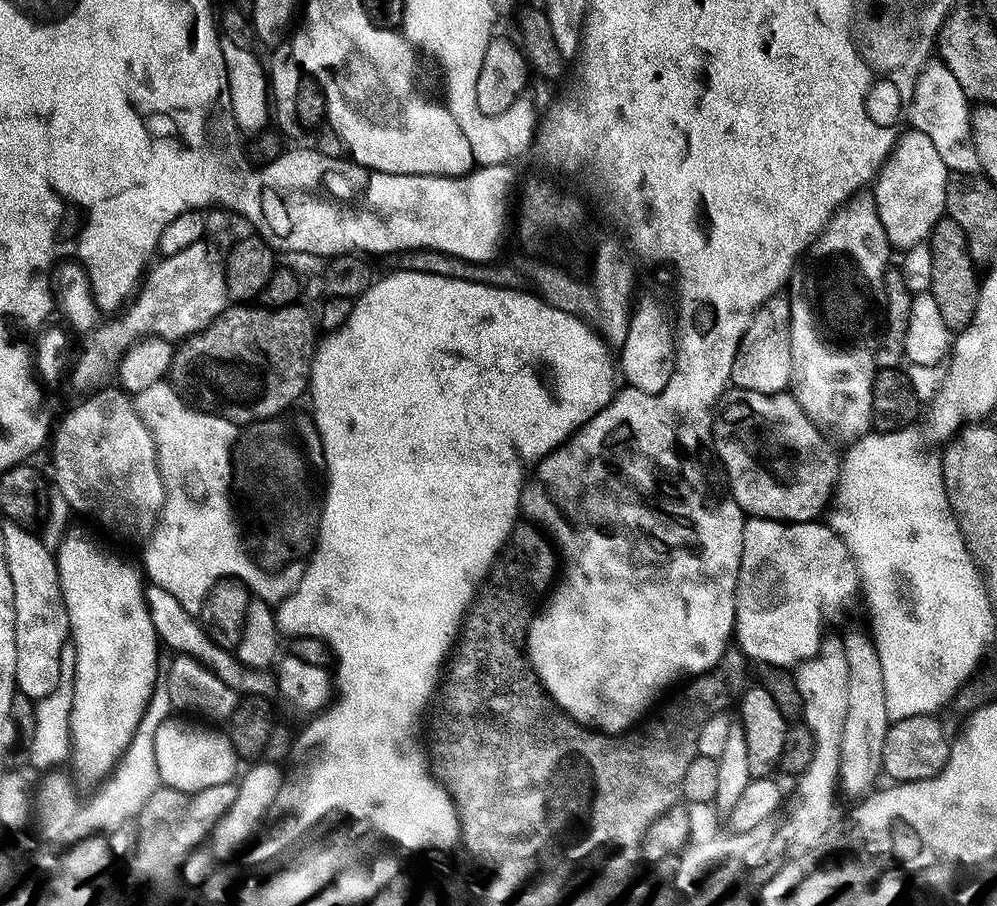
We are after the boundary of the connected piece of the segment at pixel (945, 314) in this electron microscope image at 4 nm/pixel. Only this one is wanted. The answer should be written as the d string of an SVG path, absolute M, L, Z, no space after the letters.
M943 215L932 228L932 235L928 237L926 243L933 256L933 278L930 291L934 302L938 302L942 322L946 322L946 326L950 329L962 329L967 326L975 312L978 289L978 274L976 276L978 268L968 253L967 238L951 217Z

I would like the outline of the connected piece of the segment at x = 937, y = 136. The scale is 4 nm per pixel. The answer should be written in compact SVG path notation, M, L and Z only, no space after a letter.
M938 60L929 61L920 72L915 94L906 108L906 116L913 123L913 129L924 132L933 142L934 148L940 150L942 162L945 162L949 170L955 168L959 175L970 176L980 169L977 151L972 143L971 109L971 103L961 84Z

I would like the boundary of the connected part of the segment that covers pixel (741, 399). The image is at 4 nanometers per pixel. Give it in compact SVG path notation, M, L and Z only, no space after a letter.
M731 387L716 401L712 443L729 492L745 515L785 522L815 521L827 507L840 470L841 457L789 391L774 395Z

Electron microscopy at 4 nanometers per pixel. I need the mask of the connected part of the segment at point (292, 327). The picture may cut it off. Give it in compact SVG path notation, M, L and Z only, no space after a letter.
M233 303L210 326L175 345L171 383L201 412L212 412L239 426L279 417L310 388L318 320L313 309L302 305L268 308Z

